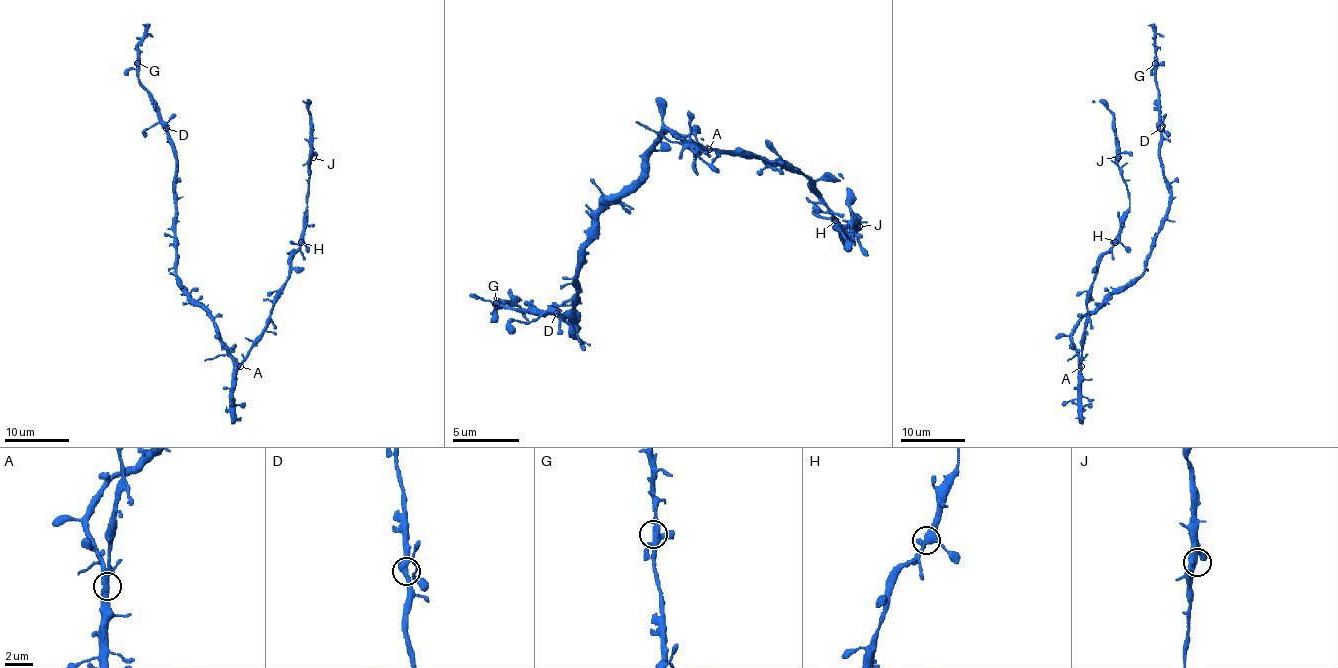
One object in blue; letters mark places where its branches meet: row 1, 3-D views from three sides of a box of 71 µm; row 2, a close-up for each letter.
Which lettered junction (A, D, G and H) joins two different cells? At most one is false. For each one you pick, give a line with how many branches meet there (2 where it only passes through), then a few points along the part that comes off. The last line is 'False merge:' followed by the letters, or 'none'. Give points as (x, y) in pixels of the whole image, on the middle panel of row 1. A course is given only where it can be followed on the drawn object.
False merge: none

